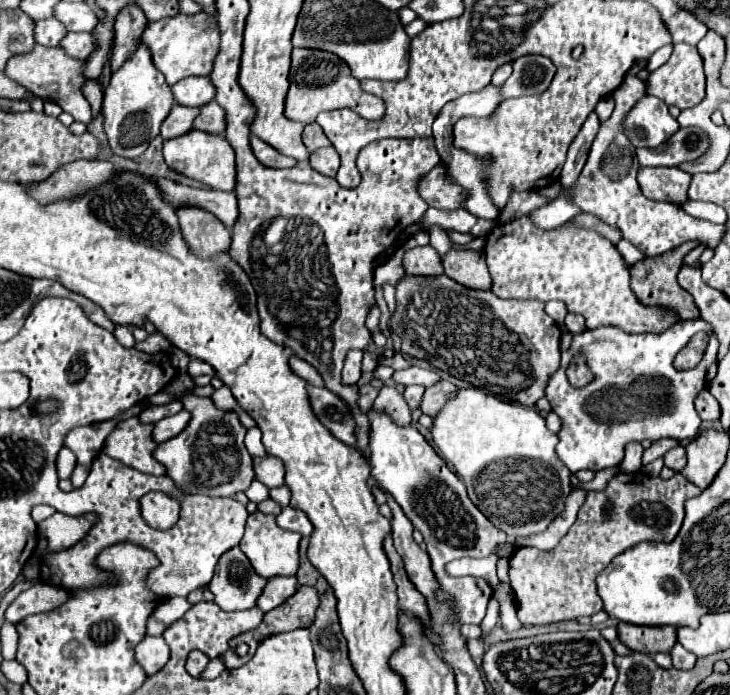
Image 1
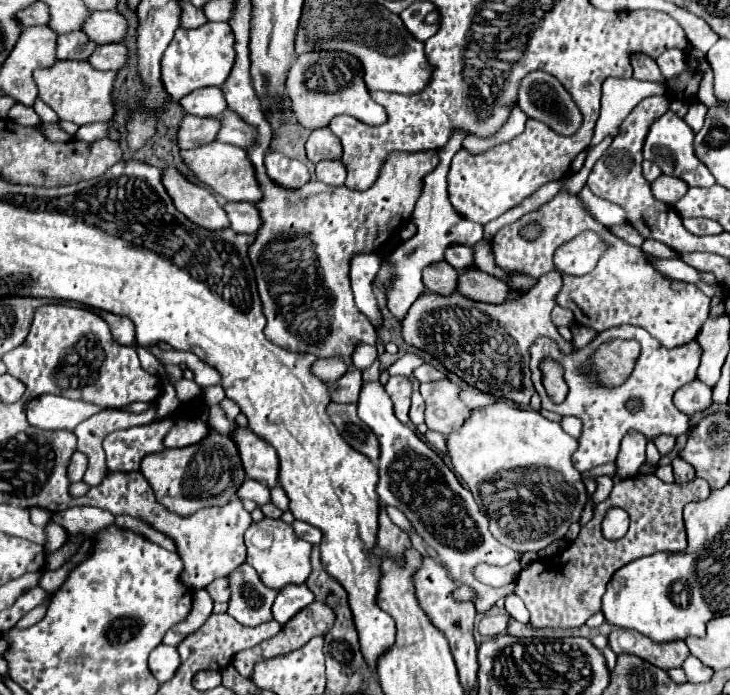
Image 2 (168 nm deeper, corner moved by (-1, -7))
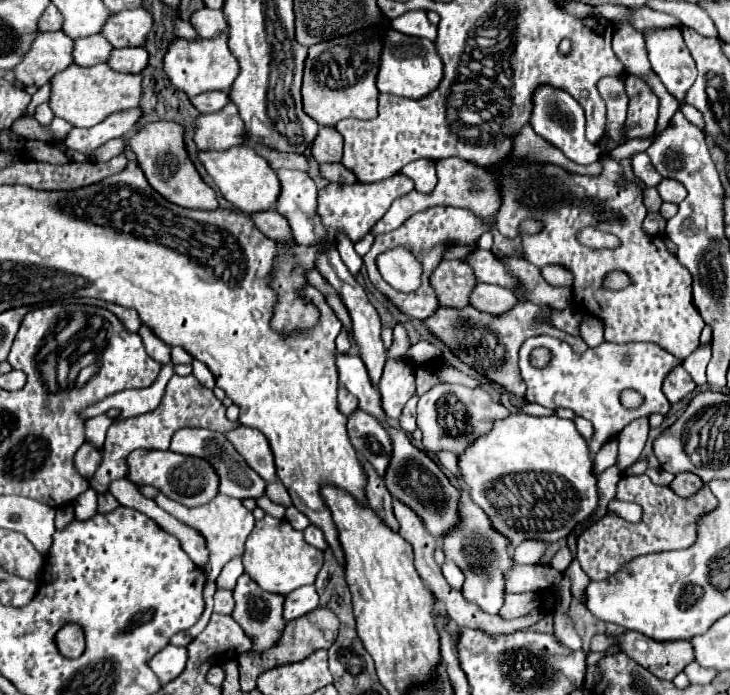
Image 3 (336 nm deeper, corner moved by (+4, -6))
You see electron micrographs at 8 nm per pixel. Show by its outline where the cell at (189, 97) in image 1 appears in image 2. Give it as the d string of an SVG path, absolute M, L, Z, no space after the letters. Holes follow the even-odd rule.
M218 87L196 89L190 95L186 95L180 101L180 105L184 107L186 113L196 117L220 117L228 109L224 93Z

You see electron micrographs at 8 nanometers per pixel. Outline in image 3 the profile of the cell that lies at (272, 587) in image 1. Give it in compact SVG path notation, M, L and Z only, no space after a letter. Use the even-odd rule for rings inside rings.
M303 586L297 588L295 592L285 596L285 604L283 604L283 618L285 620L295 620L307 612L311 612L313 608L319 606L319 596L315 592L315 586Z

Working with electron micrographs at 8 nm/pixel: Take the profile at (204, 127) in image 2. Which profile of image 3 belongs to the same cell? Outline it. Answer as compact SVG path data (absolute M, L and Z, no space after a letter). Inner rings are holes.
M229 102L223 110L199 116L195 120L193 142L197 150L225 150L241 144L241 134L245 132L243 120L233 102Z

